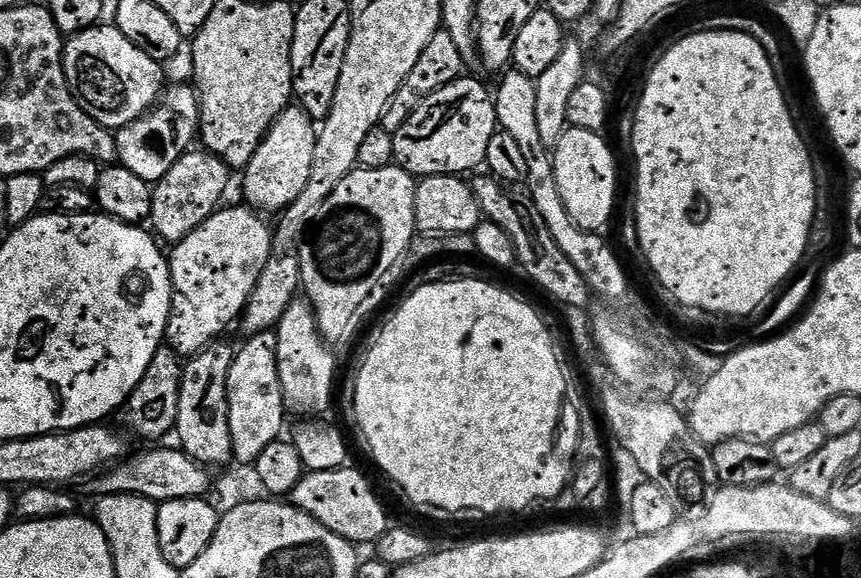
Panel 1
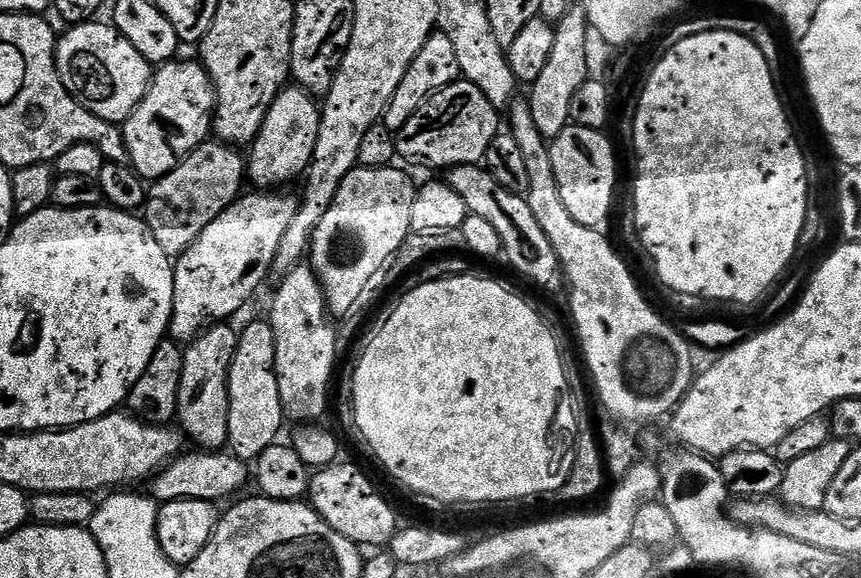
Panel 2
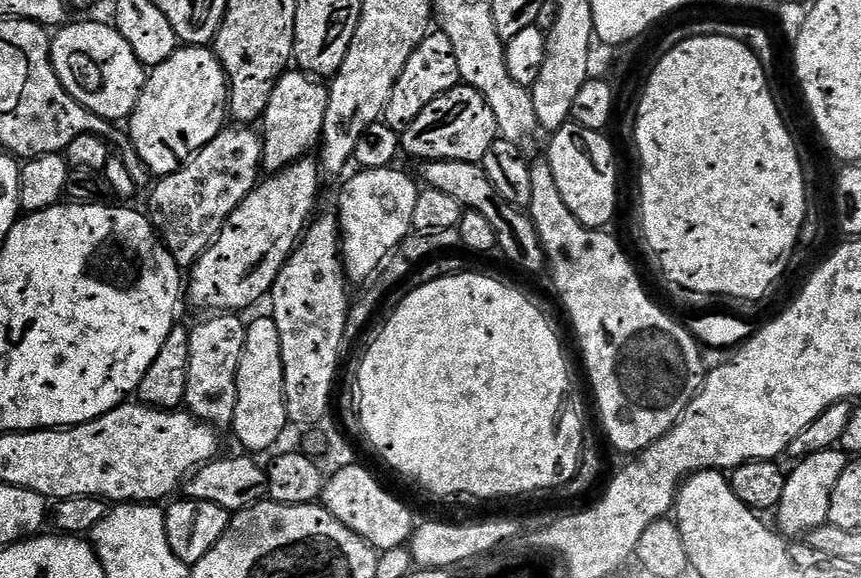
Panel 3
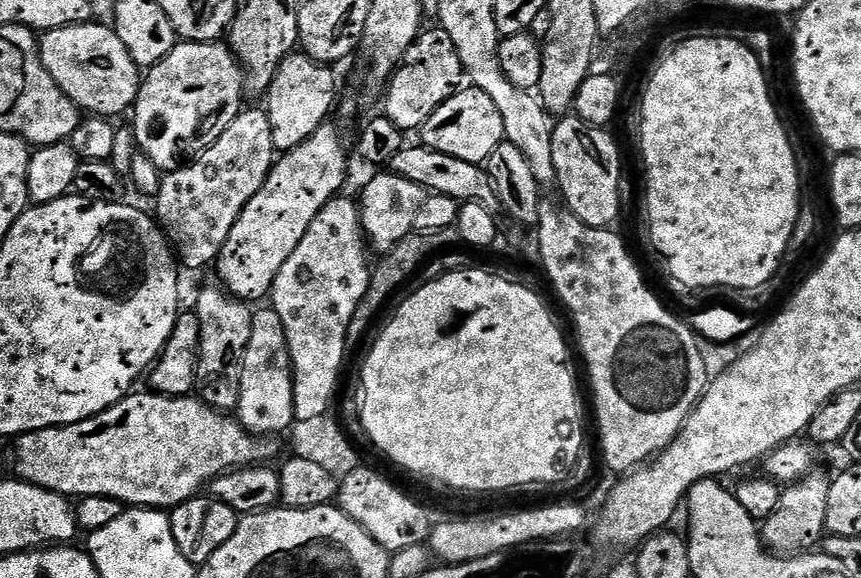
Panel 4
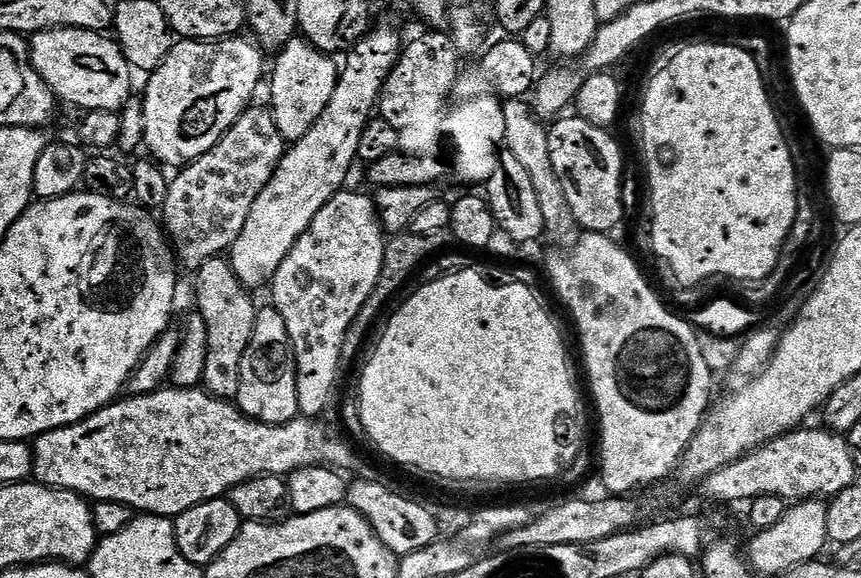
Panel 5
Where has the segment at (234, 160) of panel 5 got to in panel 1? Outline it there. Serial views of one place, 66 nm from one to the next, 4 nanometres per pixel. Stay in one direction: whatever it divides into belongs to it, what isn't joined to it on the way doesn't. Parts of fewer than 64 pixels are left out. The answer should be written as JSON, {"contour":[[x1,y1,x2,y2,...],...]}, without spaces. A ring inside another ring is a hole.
{"contour":[[189,150,180,156,178,162,174,162,174,166,170,166,168,173,154,185,152,190,150,228,165,245,168,243,168,246,174,246,179,240,186,238,186,234,198,230,198,226,202,226,202,222,210,219,221,205,225,203,224,195,228,192,228,175,230,175,228,165,222,162,222,158,218,158,210,151,196,151]]}

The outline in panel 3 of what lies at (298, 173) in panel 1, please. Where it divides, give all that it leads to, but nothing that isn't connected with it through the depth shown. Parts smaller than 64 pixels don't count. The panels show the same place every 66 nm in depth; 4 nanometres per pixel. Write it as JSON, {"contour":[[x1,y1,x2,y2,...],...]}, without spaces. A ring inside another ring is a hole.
{"contour":[[289,70,280,77,274,86,274,94,270,94,270,102,262,117,262,139,264,141,264,158,262,168,265,173,275,174,288,168,295,160,303,160,308,152,317,147,320,142,320,132,326,122,326,106,328,105,328,88,319,79,313,78,306,72]]}

